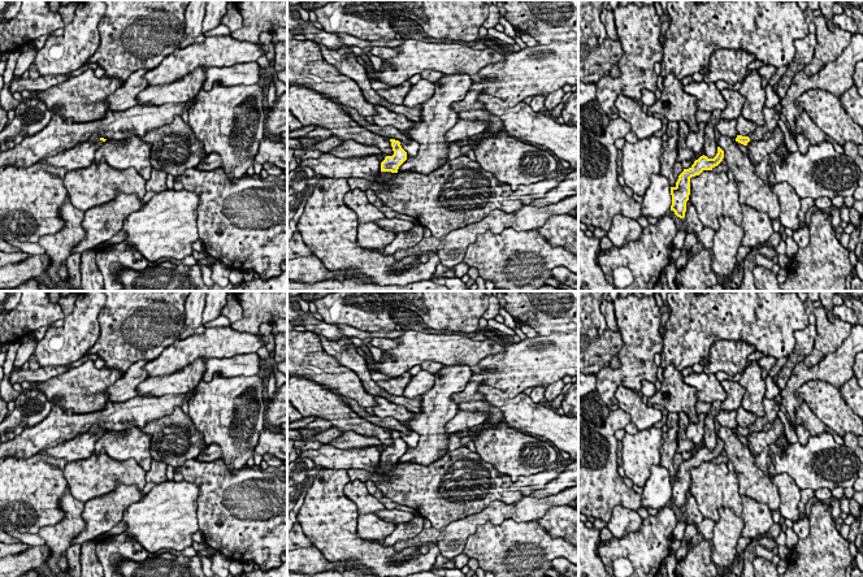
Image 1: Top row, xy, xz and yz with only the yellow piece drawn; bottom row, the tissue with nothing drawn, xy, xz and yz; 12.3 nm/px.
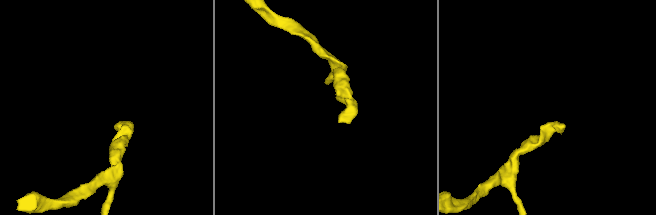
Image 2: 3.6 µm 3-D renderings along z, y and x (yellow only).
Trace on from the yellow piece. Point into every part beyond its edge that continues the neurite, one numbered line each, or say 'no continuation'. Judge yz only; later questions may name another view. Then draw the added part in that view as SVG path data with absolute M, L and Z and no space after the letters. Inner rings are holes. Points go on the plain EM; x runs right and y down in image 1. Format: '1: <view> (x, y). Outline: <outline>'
1: yz (771, 406). Outline: M777 394L773 399L764 399L764 415L758 416L755 422L749 426L750 431L760 431L763 430L763 426L769 422L775 421L775 418L779 415L780 411L780 404L781 404L781 395Z

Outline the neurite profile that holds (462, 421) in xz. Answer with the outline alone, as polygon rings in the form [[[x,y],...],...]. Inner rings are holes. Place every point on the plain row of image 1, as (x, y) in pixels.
[[[459,411],[456,416],[444,426],[448,434],[463,434],[469,428],[485,424],[486,415],[482,412],[463,412]]]

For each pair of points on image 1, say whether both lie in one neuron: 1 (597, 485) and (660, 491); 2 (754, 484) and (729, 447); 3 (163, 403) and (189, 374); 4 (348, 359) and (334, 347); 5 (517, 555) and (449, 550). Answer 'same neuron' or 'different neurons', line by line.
1: different neurons
2: same neuron
3: different neurons
4: same neuron
5: different neurons

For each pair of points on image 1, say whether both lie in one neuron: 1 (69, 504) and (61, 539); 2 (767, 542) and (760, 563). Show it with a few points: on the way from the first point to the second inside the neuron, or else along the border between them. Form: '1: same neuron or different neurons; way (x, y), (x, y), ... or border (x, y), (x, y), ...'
1: same neuron; way (69, 513), (69, 526), (65, 530)
2: different neurons; border (757, 556), (751, 563)

